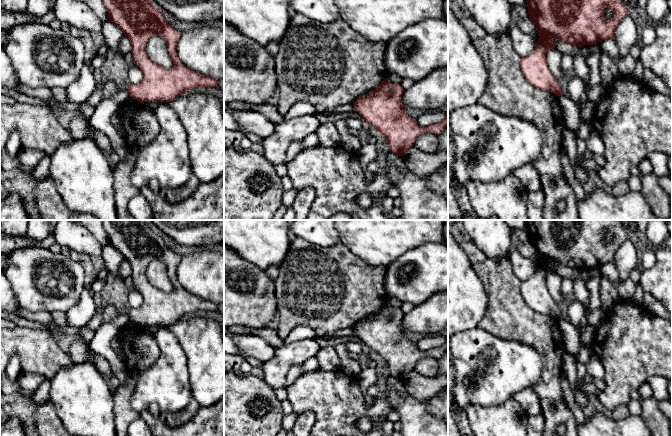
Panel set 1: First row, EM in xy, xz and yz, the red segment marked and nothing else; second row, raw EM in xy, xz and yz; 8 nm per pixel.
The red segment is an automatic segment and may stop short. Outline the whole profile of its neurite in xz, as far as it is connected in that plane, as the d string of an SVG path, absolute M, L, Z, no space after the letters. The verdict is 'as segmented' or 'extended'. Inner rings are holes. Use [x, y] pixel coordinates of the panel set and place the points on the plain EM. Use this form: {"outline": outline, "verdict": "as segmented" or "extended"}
{"outline": "M385 302L374 314L358 320L353 327L353 332L359 337L363 344L373 349L380 358L387 363L390 376L402 381L413 371L419 359L430 356L438 360L448 349L448 336L446 336L446 341L443 345L426 351L419 350L416 344L407 338L406 332L401 327L403 316L404 313L400 308L391 308L389 304Z", "verdict": "as segmented"}

